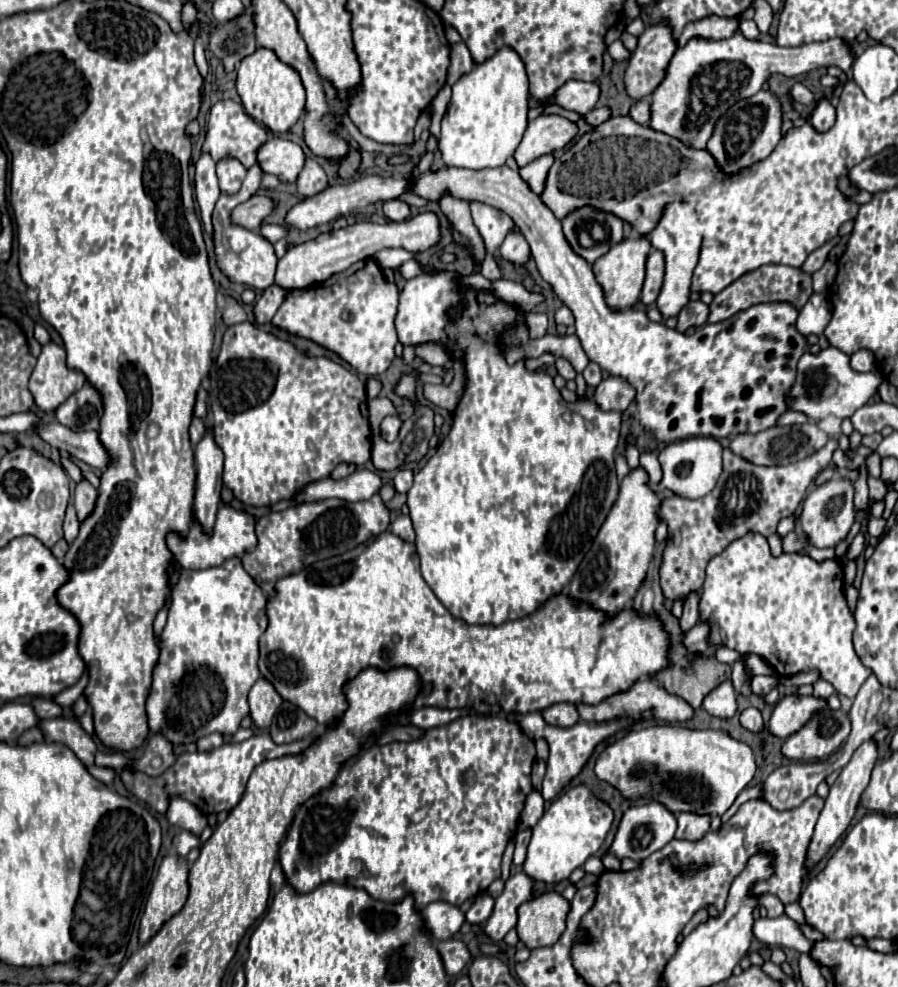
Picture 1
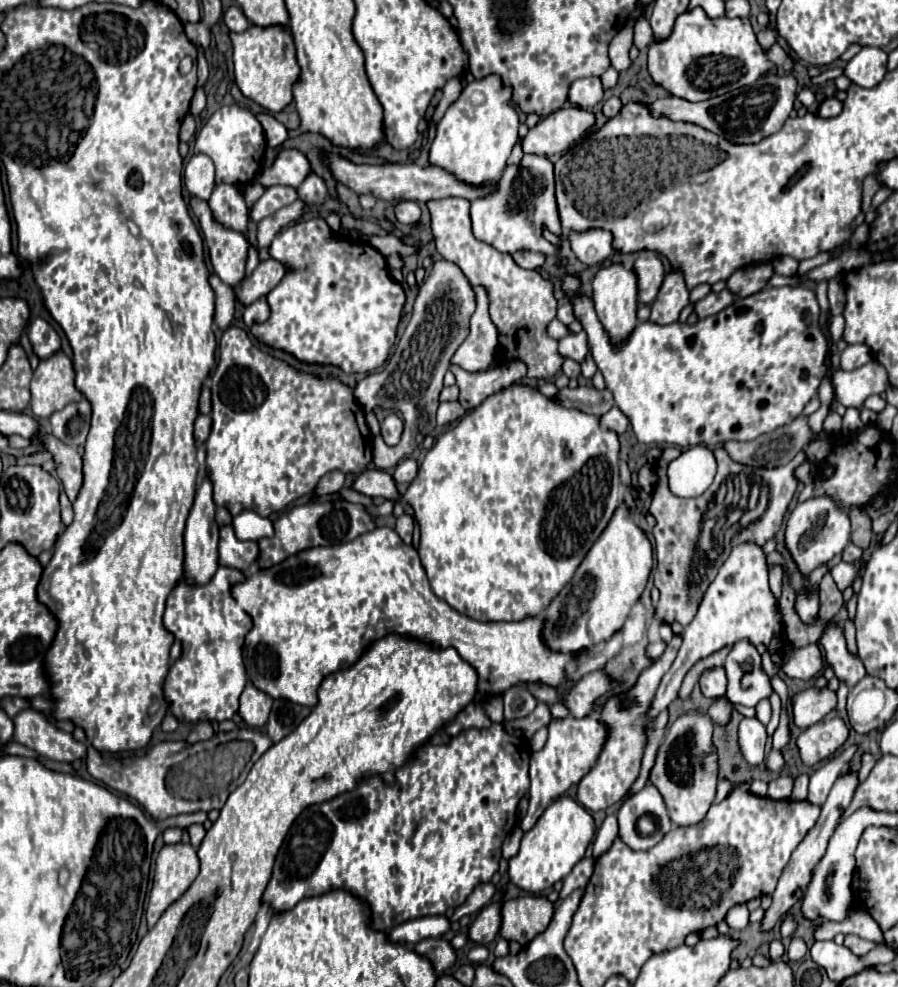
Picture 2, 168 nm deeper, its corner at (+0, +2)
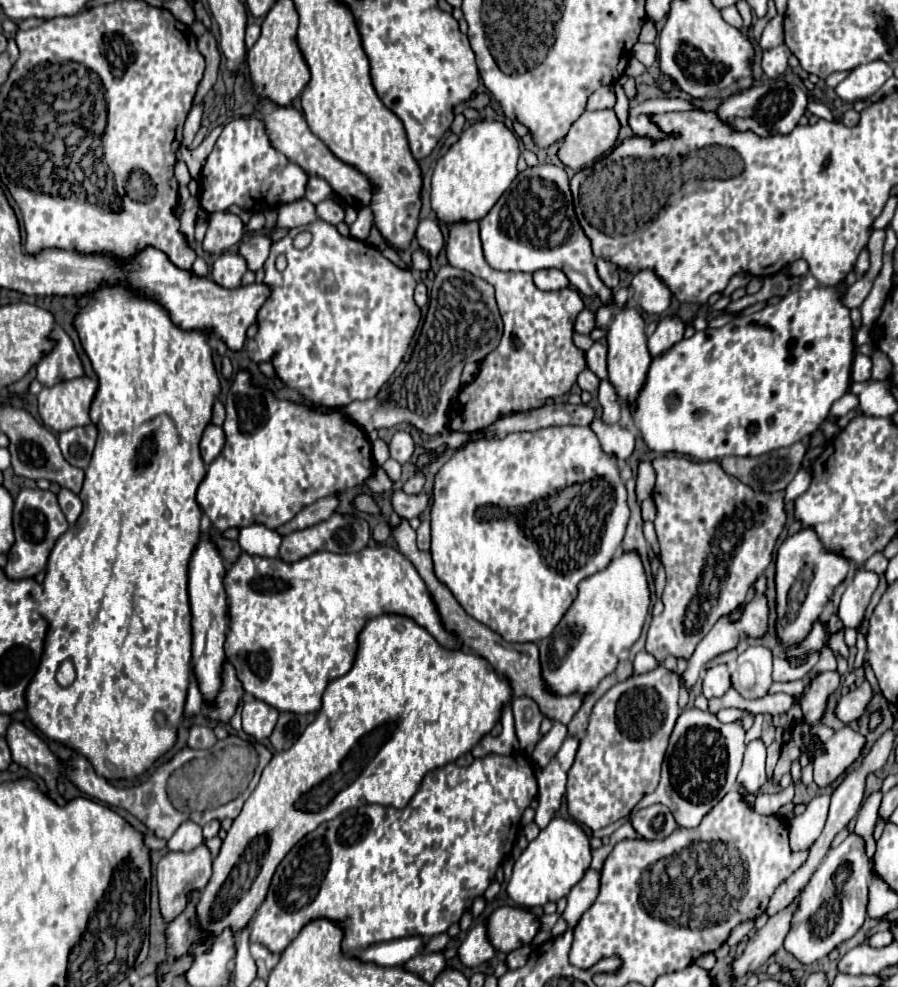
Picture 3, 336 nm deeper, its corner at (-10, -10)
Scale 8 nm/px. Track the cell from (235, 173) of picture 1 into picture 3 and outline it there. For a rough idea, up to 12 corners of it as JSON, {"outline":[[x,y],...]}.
{"outline":[[232,212],[210,214],[204,250],[222,254],[242,242],[244,224]]}

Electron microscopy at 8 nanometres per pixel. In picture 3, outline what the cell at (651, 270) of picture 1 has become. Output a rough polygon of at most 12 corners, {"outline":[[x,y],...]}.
{"outline":[[654,270],[632,280],[634,300],[648,314],[662,314],[670,288]]}

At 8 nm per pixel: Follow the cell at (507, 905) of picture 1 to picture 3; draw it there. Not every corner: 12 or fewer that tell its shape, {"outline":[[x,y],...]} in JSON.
{"outline":[[476,924],[458,950],[470,968],[492,960],[488,926]]}

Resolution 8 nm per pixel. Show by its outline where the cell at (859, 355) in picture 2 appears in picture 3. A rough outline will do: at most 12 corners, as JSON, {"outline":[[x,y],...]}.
{"outline":[[864,354],[854,356],[852,380],[870,380],[872,360]]}

